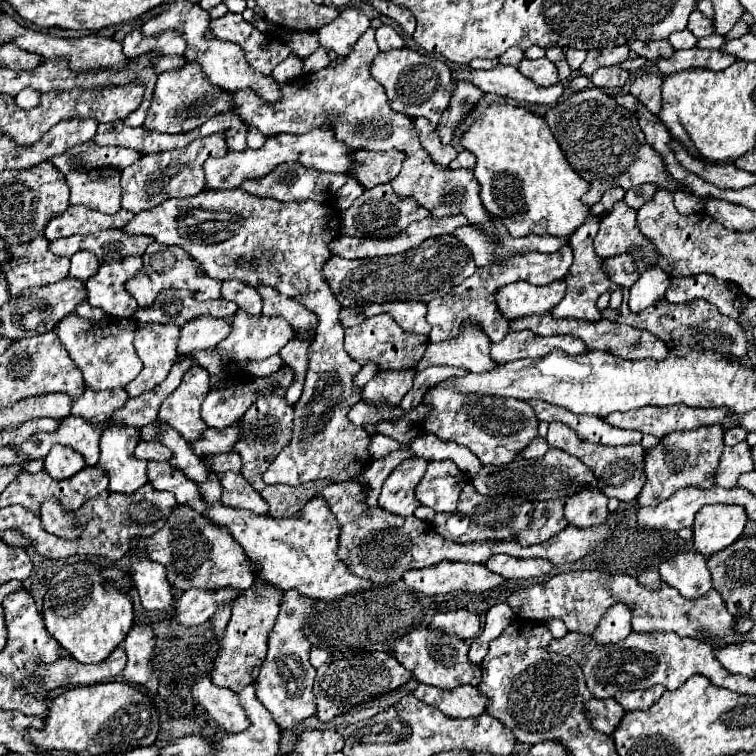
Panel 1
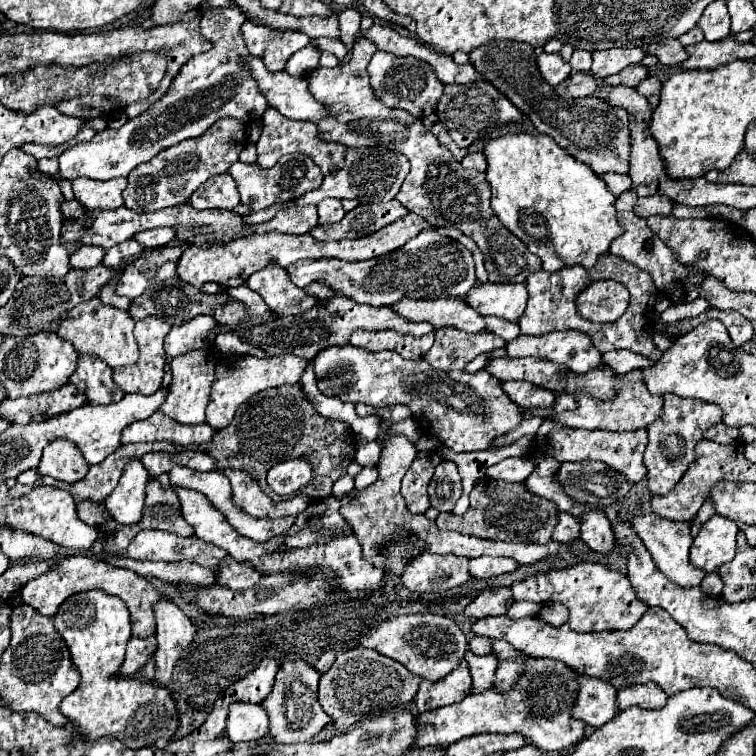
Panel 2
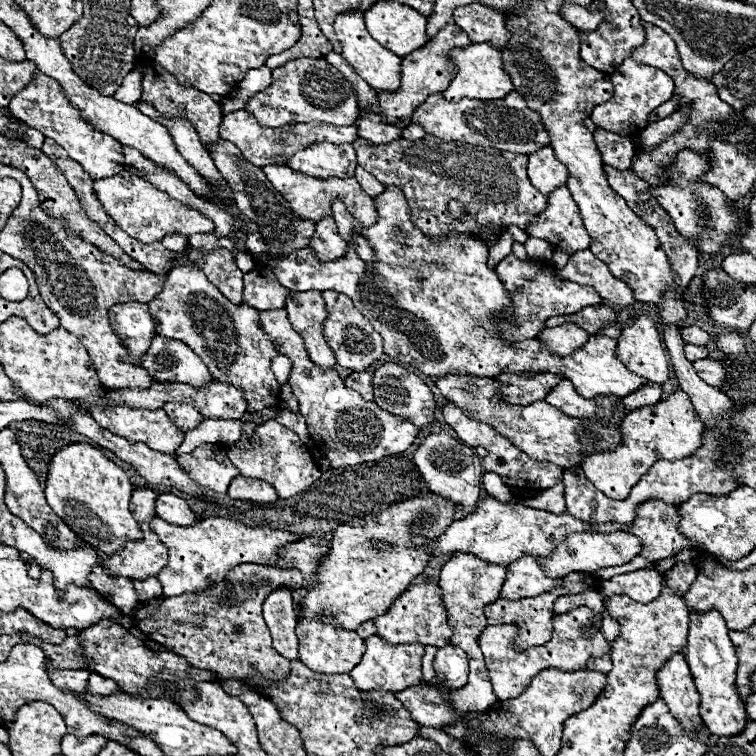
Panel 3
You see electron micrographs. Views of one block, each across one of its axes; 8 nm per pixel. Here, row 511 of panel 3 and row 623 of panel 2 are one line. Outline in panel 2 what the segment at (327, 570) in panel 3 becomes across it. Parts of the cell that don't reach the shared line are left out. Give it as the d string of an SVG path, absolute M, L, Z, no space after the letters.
M410 614L410 616L384 620L380 626L370 630L360 640L360 646L380 650L380 654L390 656L392 660L404 664L410 672L418 674L420 678L436 682L460 666L468 642L464 632L458 628L458 624L452 618L436 616L436 614Z

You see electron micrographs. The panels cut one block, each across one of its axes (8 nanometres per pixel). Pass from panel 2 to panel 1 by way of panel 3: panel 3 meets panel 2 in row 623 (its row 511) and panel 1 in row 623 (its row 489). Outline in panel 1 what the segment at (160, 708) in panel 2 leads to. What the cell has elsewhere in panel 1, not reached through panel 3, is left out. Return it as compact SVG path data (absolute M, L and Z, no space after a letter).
M74 562L60 568L60 572L50 580L44 606L42 606L46 630L60 646L80 662L100 662L118 644L124 642L128 630L134 624L132 598L102 578L100 566L96 562Z

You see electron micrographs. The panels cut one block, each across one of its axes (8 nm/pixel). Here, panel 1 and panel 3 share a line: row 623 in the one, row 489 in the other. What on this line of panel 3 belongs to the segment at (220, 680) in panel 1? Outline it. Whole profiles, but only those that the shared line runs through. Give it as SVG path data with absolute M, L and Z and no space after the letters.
M236 476L228 488L228 494L236 500L250 500L250 502L274 502L278 498L276 490L266 480L246 476Z

